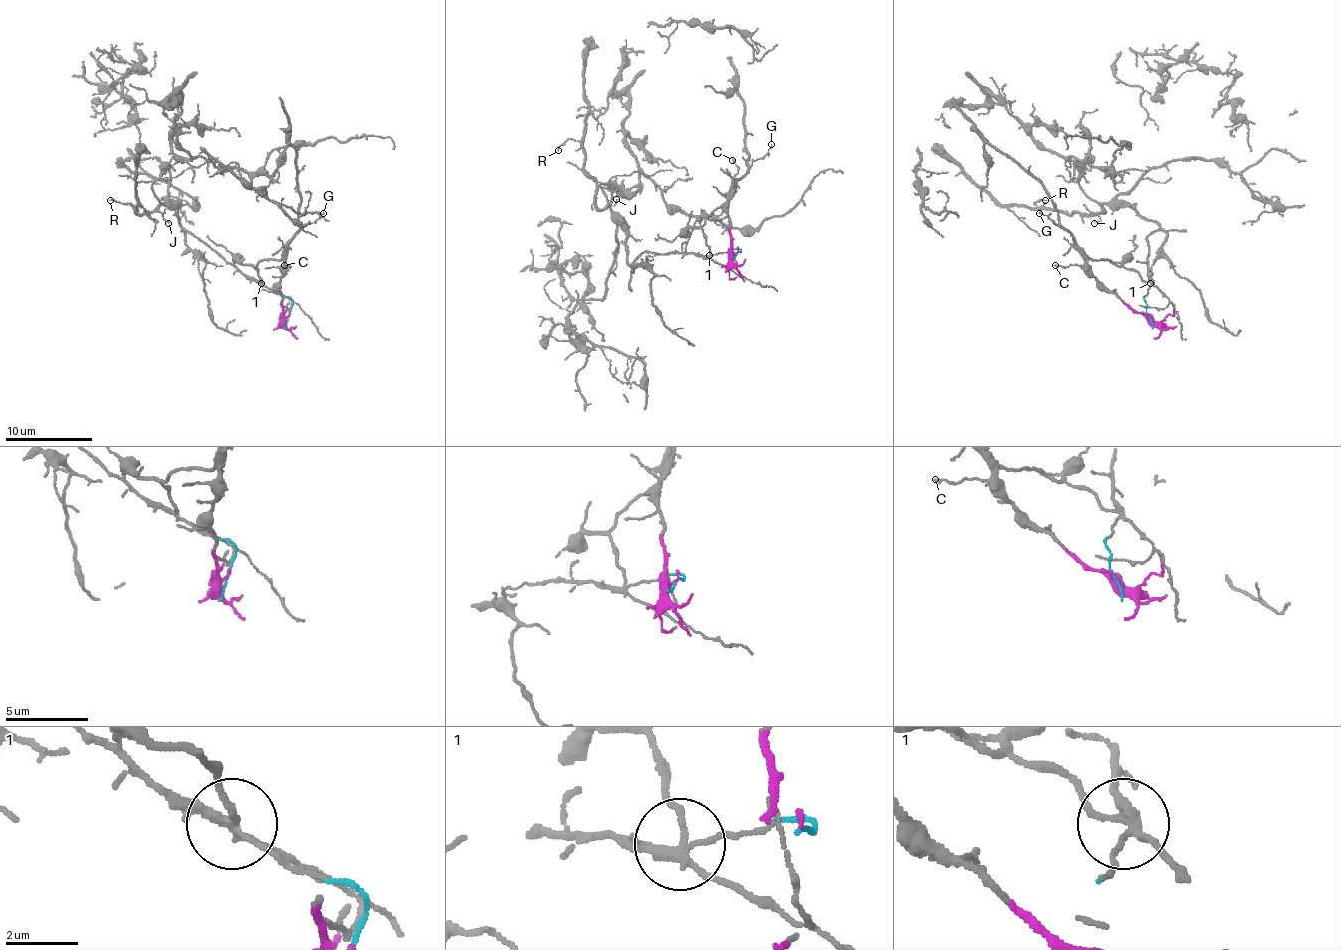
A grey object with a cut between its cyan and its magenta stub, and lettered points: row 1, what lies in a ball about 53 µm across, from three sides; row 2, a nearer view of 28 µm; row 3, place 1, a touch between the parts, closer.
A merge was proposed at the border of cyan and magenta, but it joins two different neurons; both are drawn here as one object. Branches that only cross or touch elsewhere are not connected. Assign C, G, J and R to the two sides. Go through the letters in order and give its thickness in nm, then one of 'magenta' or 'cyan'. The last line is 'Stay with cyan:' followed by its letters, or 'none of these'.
C: 130 nm | magenta
G: 110 nm | magenta
J: 100 nm | cyan
R: 130 nm | cyan
Stay with cyan: J, R

